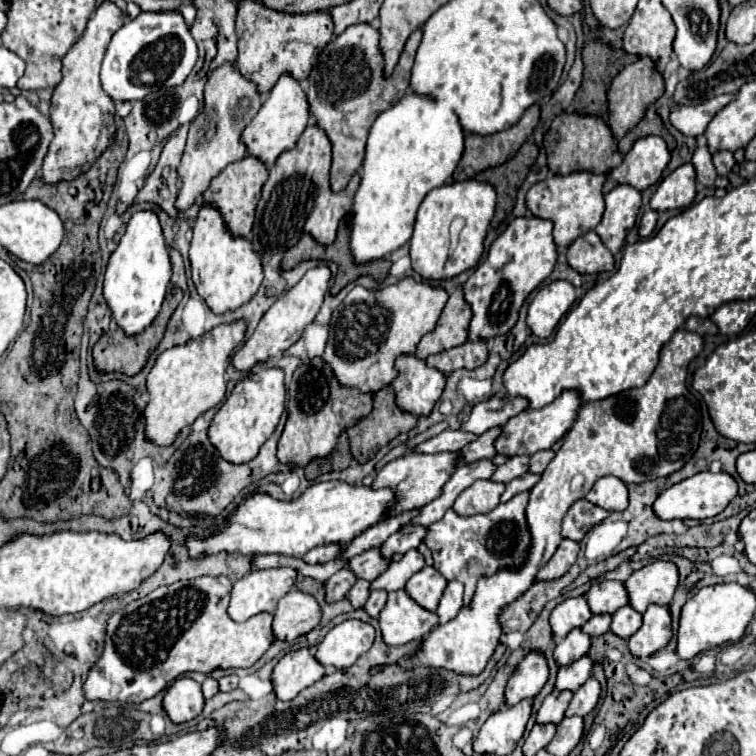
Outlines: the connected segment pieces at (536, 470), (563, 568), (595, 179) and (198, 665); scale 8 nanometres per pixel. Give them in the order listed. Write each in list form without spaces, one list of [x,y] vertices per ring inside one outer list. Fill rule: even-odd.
[[[540,450],[540,452],[536,452],[536,454],[530,456],[530,466],[528,466],[528,470],[530,470],[532,474],[542,474],[544,468],[550,464],[552,458],[554,458],[554,452],[552,452],[552,450]]]
[[[562,540],[562,544],[558,546],[558,550],[550,558],[550,562],[536,574],[536,580],[542,582],[542,580],[562,578],[570,570],[570,566],[576,562],[578,550],[580,550],[578,542],[574,542],[574,540]]]
[[[576,170],[566,176],[554,174],[546,180],[536,182],[528,194],[526,204],[538,218],[548,218],[554,222],[554,242],[558,246],[568,246],[574,242],[574,238],[586,234],[586,230],[592,230],[604,214],[604,194],[602,184],[606,180],[606,174],[592,174],[586,170]]]
[[[226,576],[180,580],[112,614],[104,652],[82,686],[84,696],[92,702],[118,700],[140,704],[186,672],[208,674],[216,668],[250,668],[274,640],[272,614],[260,612],[242,624],[234,622],[226,612],[230,588],[232,584]]]

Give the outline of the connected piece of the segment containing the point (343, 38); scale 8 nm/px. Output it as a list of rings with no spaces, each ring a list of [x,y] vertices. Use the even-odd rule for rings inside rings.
[[[362,22],[348,26],[340,36],[334,36],[332,42],[320,52],[318,64],[308,76],[308,102],[316,118],[316,124],[324,128],[332,142],[332,172],[330,184],[332,190],[342,190],[350,176],[362,166],[366,138],[376,116],[394,106],[402,94],[410,88],[410,70],[414,64],[416,50],[422,40],[422,28],[418,28],[406,42],[406,48],[400,56],[396,70],[386,78],[384,76],[384,56],[380,50],[380,32],[372,24]]]

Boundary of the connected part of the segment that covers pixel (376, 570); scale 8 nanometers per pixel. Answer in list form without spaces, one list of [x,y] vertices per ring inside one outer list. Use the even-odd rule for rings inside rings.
[[[372,548],[372,550],[368,550],[368,552],[364,552],[364,554],[356,556],[356,558],[352,558],[348,562],[348,570],[352,570],[358,578],[364,578],[364,580],[372,582],[374,578],[378,578],[378,574],[382,574],[382,570],[386,570],[388,564],[390,562],[386,562],[380,556],[378,548]]]

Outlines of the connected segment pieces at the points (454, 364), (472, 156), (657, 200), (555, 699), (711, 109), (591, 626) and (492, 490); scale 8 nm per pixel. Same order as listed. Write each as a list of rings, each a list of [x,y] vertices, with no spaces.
[[[478,340],[478,342],[466,342],[458,348],[450,348],[438,354],[432,354],[426,358],[428,366],[434,366],[438,370],[442,370],[444,374],[450,374],[452,370],[458,368],[478,368],[486,362],[488,358],[488,344],[486,340]]]
[[[534,104],[534,106],[530,106],[530,108],[522,114],[522,118],[520,118],[514,126],[510,126],[510,128],[506,128],[506,130],[500,130],[500,132],[488,134],[488,136],[468,134],[468,136],[466,136],[466,148],[464,148],[462,160],[460,160],[460,164],[458,164],[458,168],[456,168],[456,172],[454,172],[452,178],[454,178],[454,180],[468,180],[468,178],[474,178],[474,176],[476,176],[480,170],[484,170],[484,168],[498,166],[498,164],[504,164],[506,160],[510,160],[510,158],[518,152],[518,148],[528,140],[528,136],[534,132],[538,120],[540,120],[540,106]]]
[[[684,164],[660,182],[660,186],[656,188],[656,192],[650,200],[650,208],[656,212],[686,208],[692,204],[694,196],[696,196],[694,166]]]
[[[554,690],[552,694],[548,694],[536,714],[536,722],[538,724],[558,724],[564,718],[570,698],[572,698],[570,690],[564,690],[564,692]]]
[[[722,94],[698,106],[676,106],[670,114],[670,122],[686,136],[700,136],[704,134],[710,120],[720,112],[726,104],[730,104],[736,94]]]
[[[598,614],[598,616],[592,616],[584,626],[582,626],[582,632],[586,632],[588,636],[600,636],[604,632],[610,630],[610,614]]]
[[[476,480],[470,488],[466,488],[454,502],[454,512],[460,516],[474,516],[480,512],[490,512],[500,502],[500,494],[504,484],[492,480]]]

